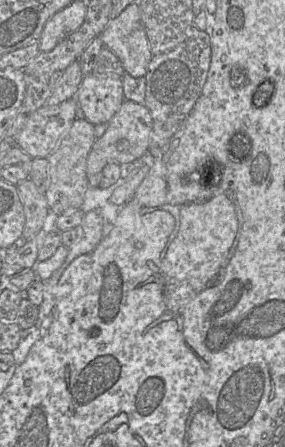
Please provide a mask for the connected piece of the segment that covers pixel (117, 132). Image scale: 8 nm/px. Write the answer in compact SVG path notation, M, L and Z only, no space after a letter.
M125 99L107 124L104 135L95 140L87 158L86 172L90 188L99 186L102 170L107 164L129 165L148 152L153 120L145 105Z

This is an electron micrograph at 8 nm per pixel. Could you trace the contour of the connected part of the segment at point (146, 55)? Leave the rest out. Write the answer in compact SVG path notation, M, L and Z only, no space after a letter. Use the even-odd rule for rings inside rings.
M138 2L127 6L99 36L104 47L120 60L126 73L144 77L153 57L145 33Z

